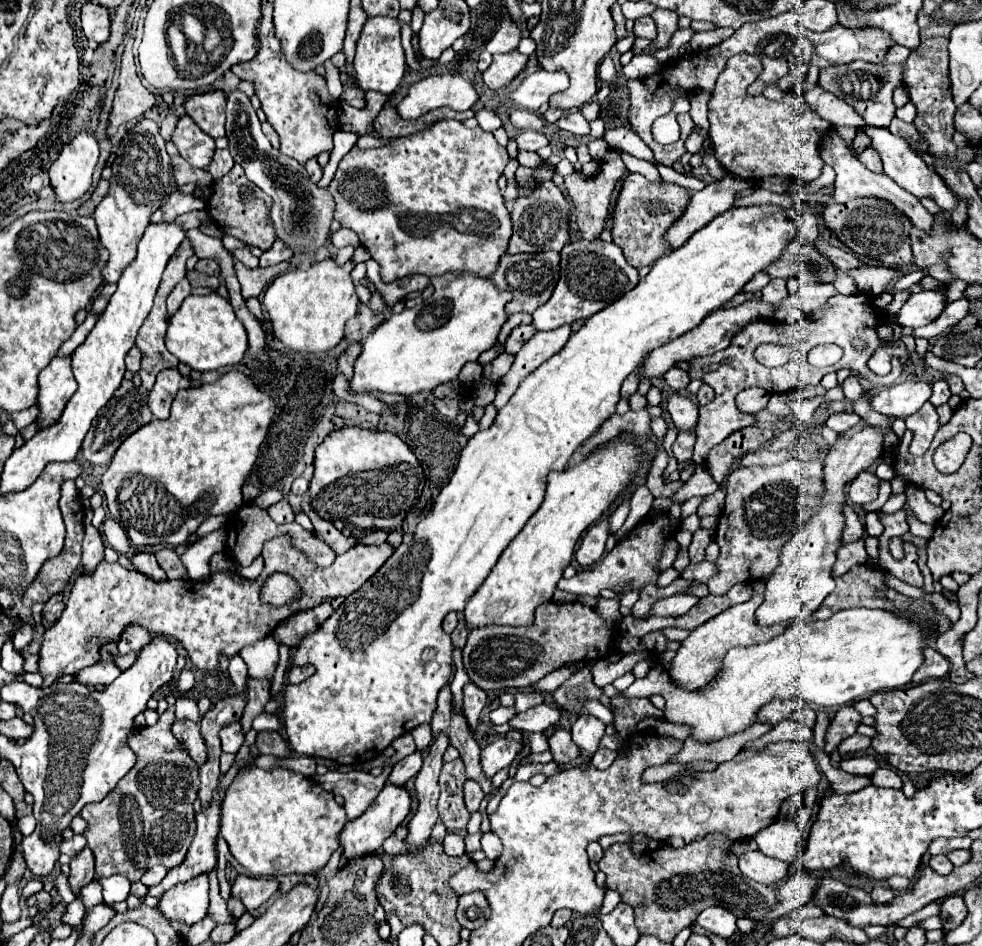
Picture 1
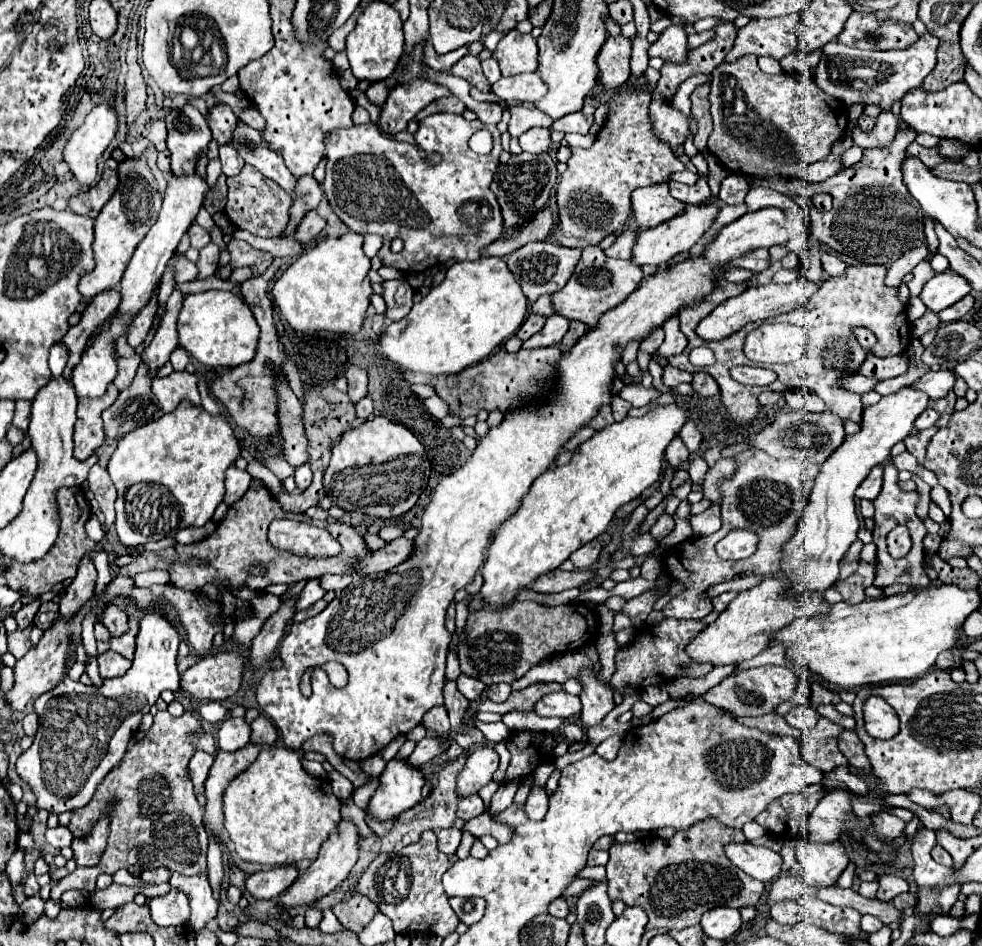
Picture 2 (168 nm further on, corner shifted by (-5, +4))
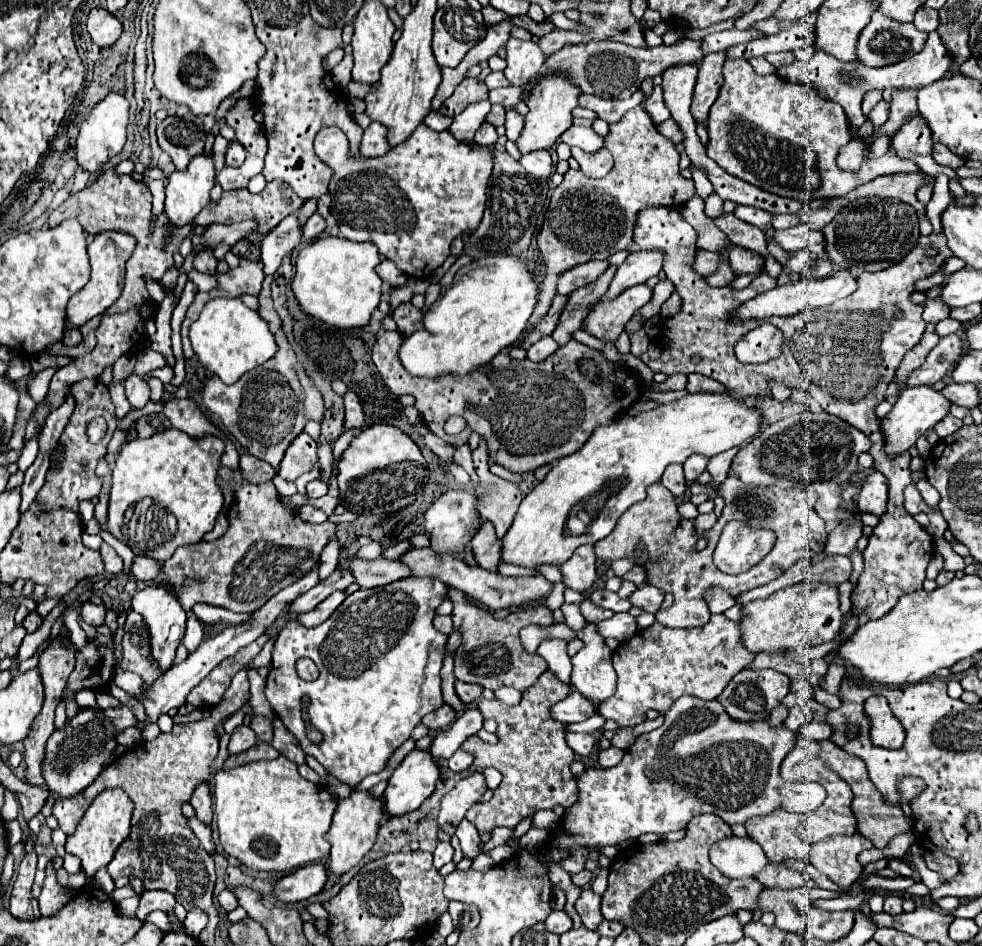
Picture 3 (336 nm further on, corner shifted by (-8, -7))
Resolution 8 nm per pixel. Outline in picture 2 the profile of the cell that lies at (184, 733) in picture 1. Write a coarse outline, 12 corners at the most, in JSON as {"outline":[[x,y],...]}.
{"outline":[[197,750],[189,762],[193,790],[201,792],[213,756]]}

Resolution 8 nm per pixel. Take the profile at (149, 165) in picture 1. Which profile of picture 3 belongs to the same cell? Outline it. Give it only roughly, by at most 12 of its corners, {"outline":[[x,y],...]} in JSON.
{"outline":[[90,239],[92,277],[68,303],[78,327],[120,297],[136,239]]}

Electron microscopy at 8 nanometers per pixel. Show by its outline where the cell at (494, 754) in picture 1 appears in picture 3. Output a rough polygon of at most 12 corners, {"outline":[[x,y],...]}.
{"outline":[[480,771],[442,799],[440,829],[454,835],[466,811],[488,791]]}

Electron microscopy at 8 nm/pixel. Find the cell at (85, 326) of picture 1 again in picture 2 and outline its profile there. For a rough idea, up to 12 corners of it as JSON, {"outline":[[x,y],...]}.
{"outline":[[63,344],[51,348],[49,366],[53,376],[61,376],[69,350]]}

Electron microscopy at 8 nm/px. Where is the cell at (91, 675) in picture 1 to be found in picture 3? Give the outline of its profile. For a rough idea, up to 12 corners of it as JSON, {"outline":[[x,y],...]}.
{"outline":[[114,669],[112,683],[134,695],[142,687],[142,677]]}

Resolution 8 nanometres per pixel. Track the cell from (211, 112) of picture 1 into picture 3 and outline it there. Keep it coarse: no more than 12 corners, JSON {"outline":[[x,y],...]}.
{"outline":[[230,141],[226,165],[238,167],[246,159],[246,149]]}

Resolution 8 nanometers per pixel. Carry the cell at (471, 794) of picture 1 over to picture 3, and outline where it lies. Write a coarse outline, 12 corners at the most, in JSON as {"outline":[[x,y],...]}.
{"outline":[[464,819],[456,829],[464,855],[478,855],[480,833]]}

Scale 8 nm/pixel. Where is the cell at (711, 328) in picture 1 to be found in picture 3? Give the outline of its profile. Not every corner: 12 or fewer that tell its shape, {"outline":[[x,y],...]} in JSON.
{"outline":[[850,271],[774,287],[736,309],[736,319],[792,317],[848,297]]}

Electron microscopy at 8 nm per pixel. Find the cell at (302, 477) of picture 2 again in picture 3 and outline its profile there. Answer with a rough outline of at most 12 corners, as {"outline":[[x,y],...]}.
{"outline":[[322,479],[306,485],[308,497],[322,497],[328,493],[328,485]]}

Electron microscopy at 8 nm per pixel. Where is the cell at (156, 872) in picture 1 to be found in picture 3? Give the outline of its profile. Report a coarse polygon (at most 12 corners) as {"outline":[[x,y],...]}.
{"outline":[[160,889],[140,897],[136,917],[144,921],[150,911],[172,911],[176,897]]}

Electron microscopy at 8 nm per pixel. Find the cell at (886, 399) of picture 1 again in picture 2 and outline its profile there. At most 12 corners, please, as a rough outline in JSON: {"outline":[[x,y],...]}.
{"outline":[[949,370],[883,396],[821,466],[785,544],[789,594],[827,590],[857,540],[855,490],[891,456]]}

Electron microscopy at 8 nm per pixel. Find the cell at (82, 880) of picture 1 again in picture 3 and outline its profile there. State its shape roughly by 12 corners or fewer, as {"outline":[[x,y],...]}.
{"outline":[[106,789],[88,807],[66,853],[88,887],[128,837],[132,801]]}

